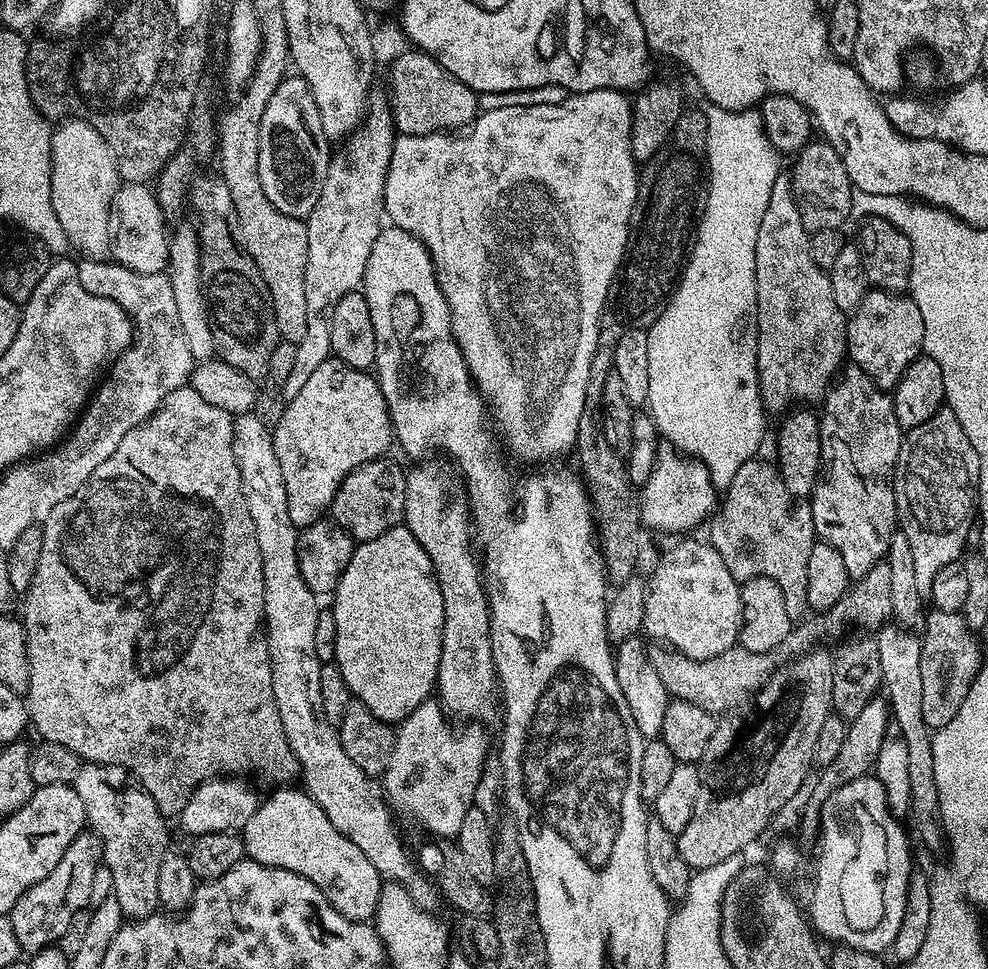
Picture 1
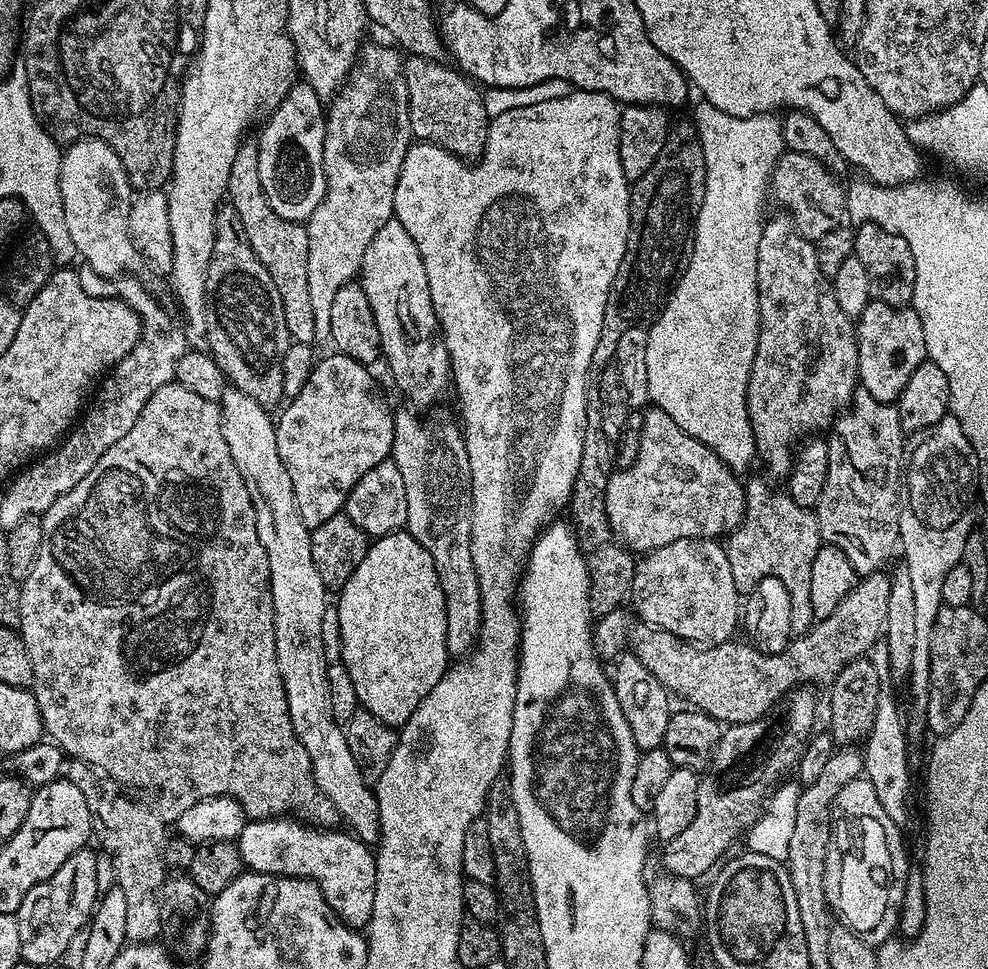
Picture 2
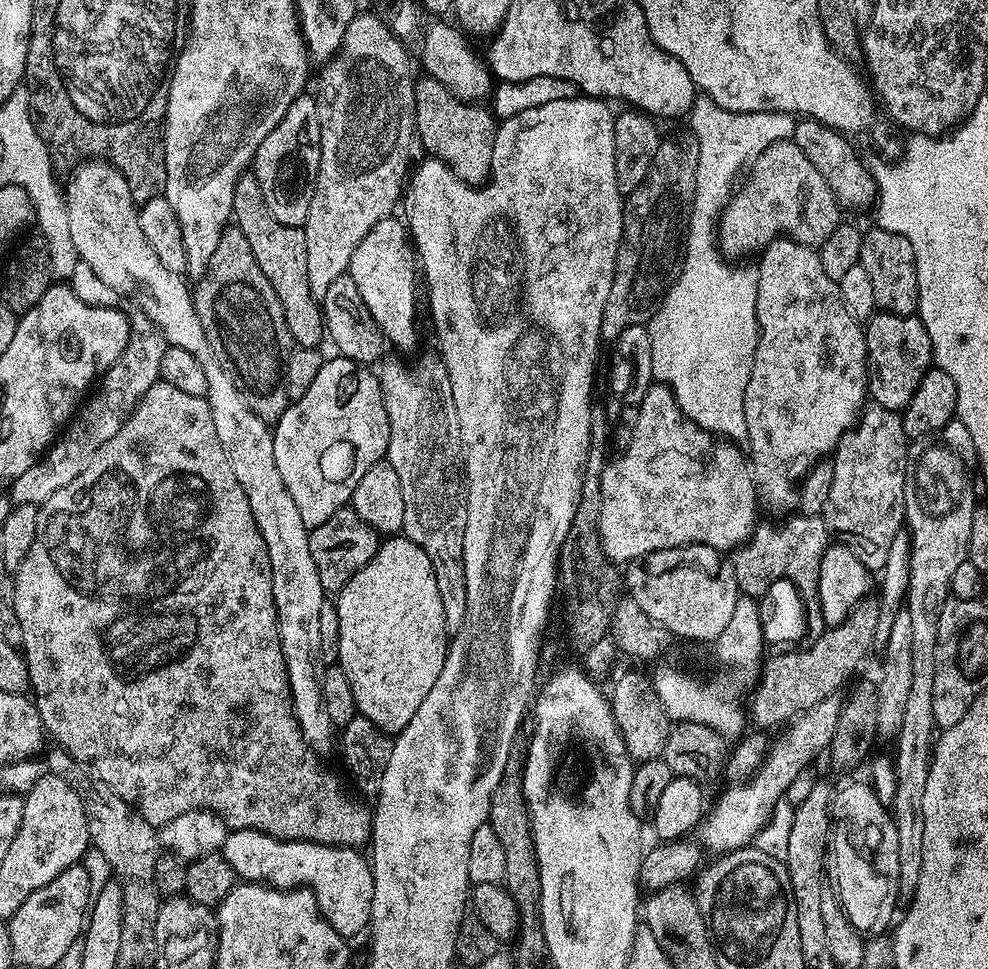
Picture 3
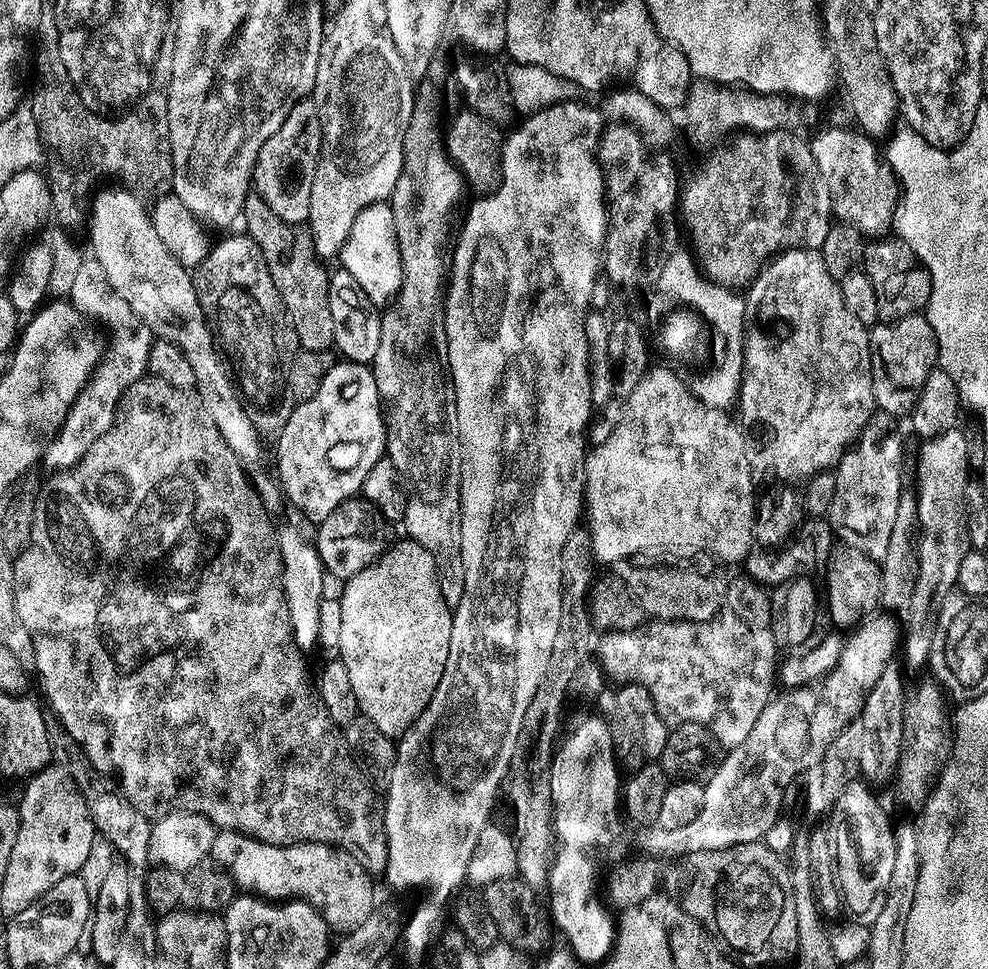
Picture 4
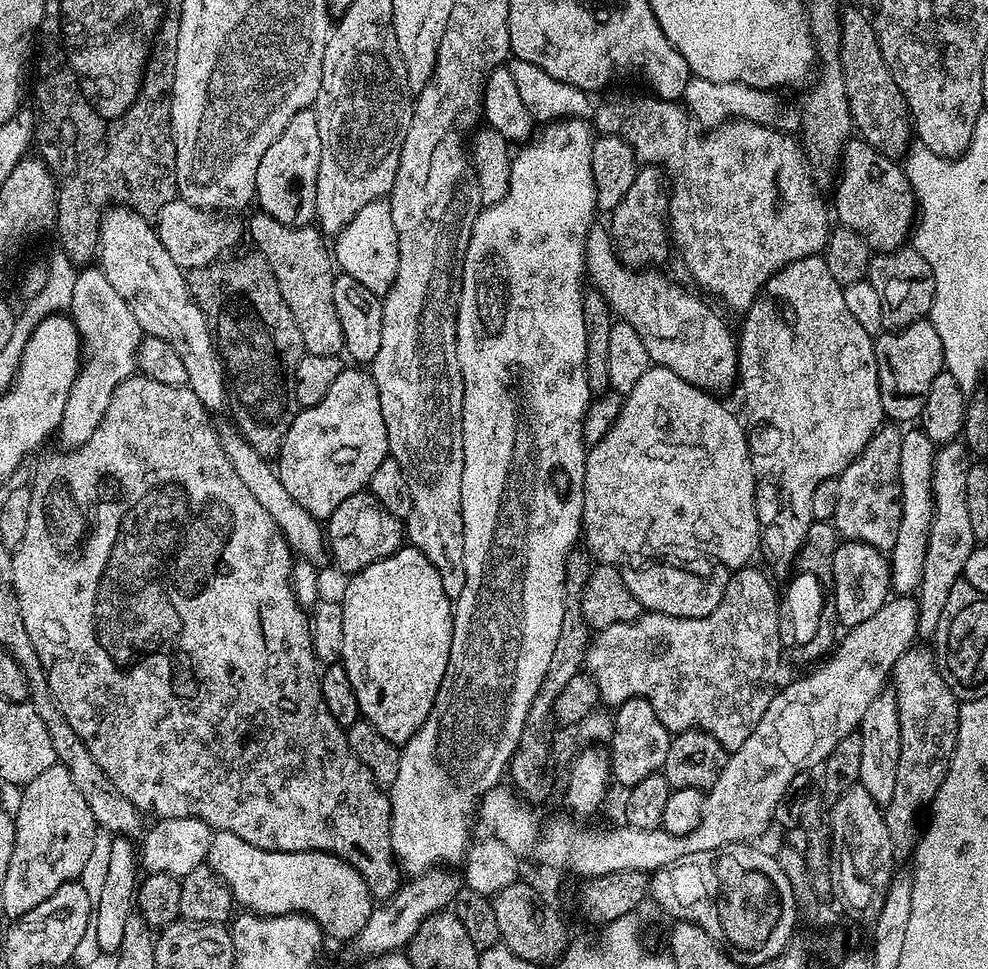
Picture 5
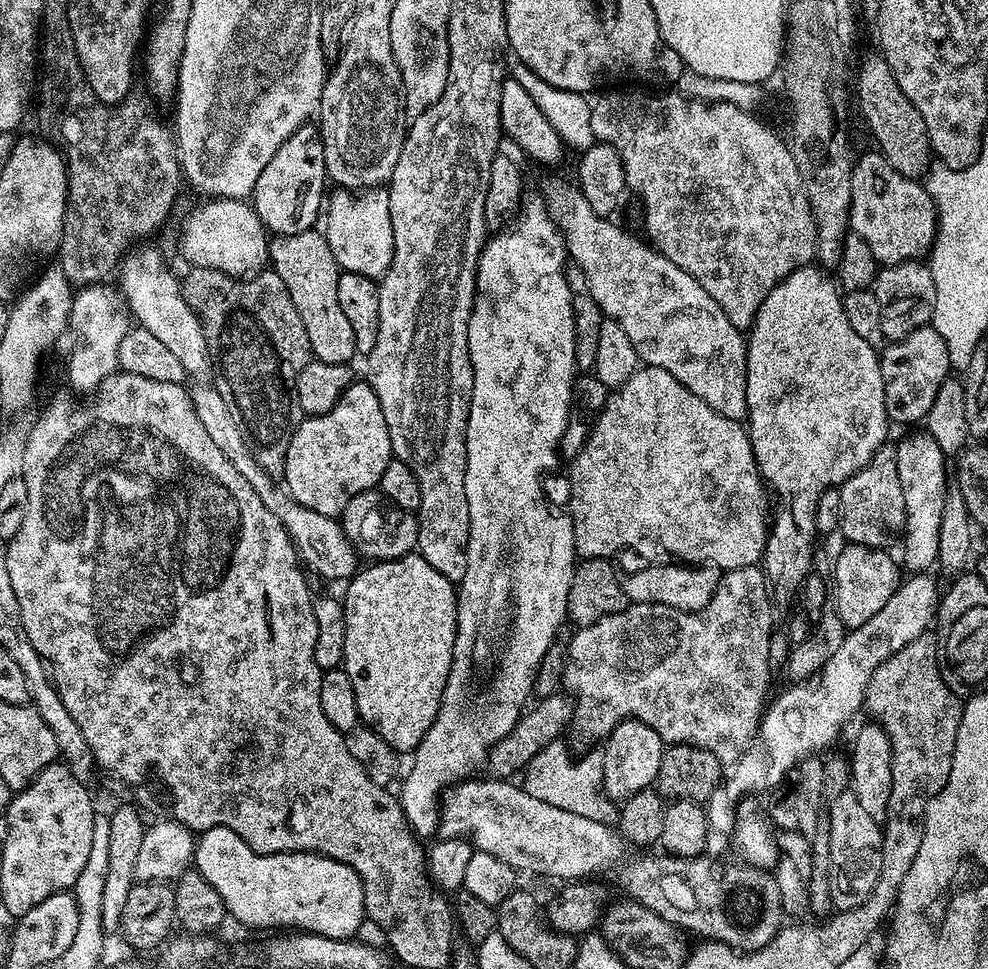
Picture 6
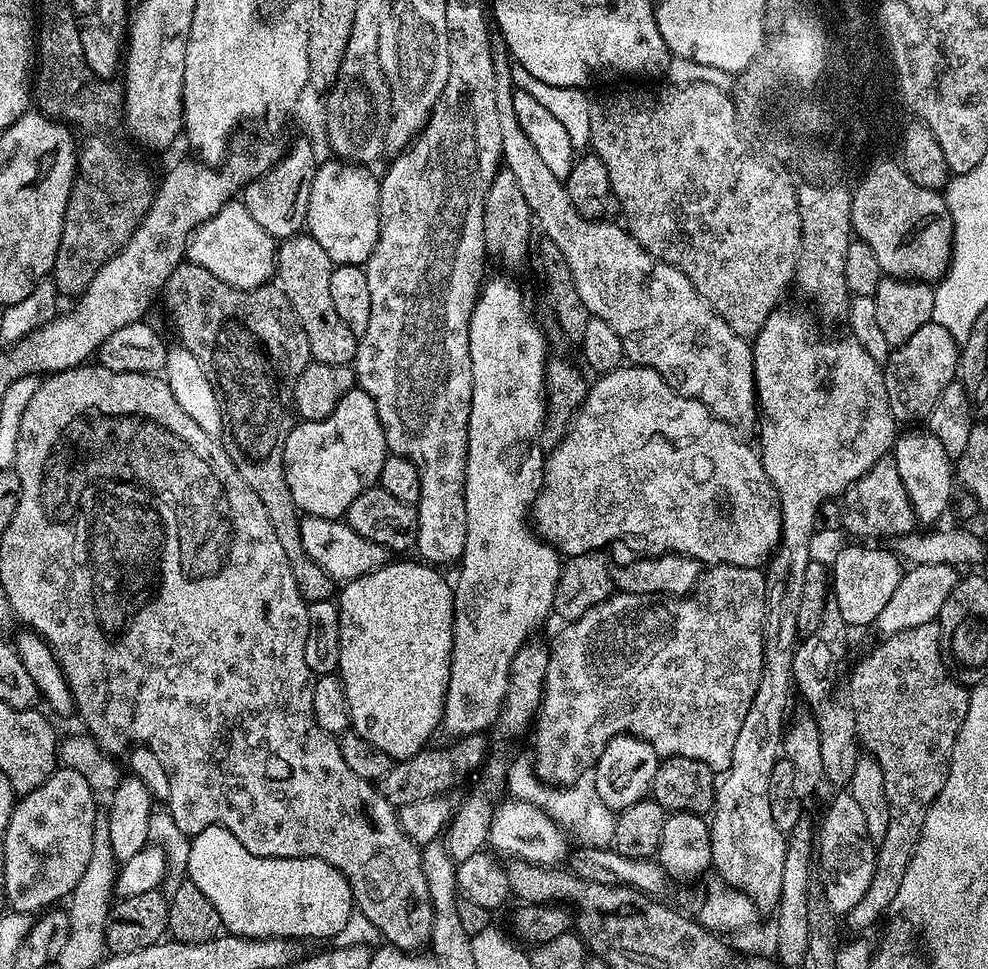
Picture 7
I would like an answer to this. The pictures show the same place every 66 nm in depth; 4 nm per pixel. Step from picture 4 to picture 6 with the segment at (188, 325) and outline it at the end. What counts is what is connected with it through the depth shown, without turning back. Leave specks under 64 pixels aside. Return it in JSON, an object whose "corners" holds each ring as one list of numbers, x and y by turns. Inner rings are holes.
{"corners":[[140,248,137,252,129,251,119,265,120,288,123,303,127,311,134,317,135,323,141,328,150,330,158,342,162,342,178,358,189,377,204,378,210,372,208,347,200,319,192,312,186,302,180,280,164,265,164,260,150,248]]}

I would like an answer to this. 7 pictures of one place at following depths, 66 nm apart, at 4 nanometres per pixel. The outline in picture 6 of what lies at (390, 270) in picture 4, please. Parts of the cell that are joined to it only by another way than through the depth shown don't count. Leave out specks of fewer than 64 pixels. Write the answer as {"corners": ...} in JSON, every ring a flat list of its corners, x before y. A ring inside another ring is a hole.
{"corners":[[377,186,355,194,348,190,336,190,333,196,331,193,322,216,322,231,336,263,343,271,373,278,383,276,392,260,393,250,387,187]]}

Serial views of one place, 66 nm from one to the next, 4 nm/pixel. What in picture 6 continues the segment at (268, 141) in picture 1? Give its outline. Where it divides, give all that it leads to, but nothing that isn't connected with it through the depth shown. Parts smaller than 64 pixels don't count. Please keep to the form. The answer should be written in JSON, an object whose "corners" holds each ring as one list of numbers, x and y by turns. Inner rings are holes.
{"corners":[[309,122,301,124,282,146,266,162,266,170,258,174,258,182,250,197,253,210,269,233,285,236,309,231,312,224,321,219,322,205,326,200,326,173,324,170,324,147,319,127]]}

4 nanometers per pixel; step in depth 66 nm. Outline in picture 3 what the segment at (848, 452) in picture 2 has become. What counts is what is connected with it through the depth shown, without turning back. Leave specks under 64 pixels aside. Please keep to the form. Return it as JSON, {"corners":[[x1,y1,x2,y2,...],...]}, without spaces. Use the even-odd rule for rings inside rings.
{"corners":[[872,402,861,411,859,420,849,428,848,433,840,439,836,444,836,450,831,457,832,469,834,470,834,483,830,486,830,498,826,498,826,506,823,510,824,525,828,527,829,533,839,543,845,544,846,547,852,548,858,554,858,558,864,565,868,567,868,571,876,574,881,571,888,557,888,551,897,543,898,537,901,535,902,529,905,527,904,518,904,502,906,499,906,489,910,483,910,438,904,433,904,421,900,412,891,412,889,408,884,408,878,403]]}

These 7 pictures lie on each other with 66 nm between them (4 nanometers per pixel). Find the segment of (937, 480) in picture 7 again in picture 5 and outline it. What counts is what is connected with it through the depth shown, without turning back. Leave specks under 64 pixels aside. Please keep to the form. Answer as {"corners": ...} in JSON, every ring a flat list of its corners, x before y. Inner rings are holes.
{"corners":[[914,428,902,434,901,449,899,480,903,512,899,520,898,542,890,553,891,589,897,595,911,595,920,586,930,526,933,522,932,478,936,445,923,429]]}

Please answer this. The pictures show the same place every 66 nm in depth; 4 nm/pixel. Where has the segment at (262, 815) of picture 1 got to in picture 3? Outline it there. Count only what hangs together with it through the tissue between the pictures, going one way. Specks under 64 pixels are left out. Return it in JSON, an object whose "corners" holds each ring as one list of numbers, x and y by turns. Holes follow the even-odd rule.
{"corners":[[238,828,229,831,222,854,230,866,234,866,237,877,244,882,271,884,274,888,310,888,316,896,320,914,345,938,353,938,369,927,372,919,372,899,374,898,374,878,372,866,367,859,360,857,355,848,342,848,335,844,315,844,309,840,280,840,267,836,253,828]]}

